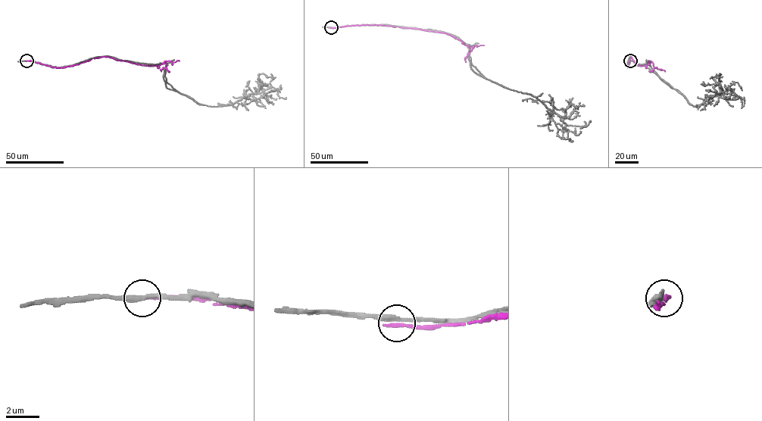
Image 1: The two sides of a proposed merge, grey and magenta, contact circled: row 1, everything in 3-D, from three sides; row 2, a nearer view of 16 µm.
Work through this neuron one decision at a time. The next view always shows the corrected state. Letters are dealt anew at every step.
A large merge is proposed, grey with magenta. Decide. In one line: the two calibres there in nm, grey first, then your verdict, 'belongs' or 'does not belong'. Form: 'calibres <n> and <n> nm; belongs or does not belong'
calibres 280 and 240 nm; does not belong

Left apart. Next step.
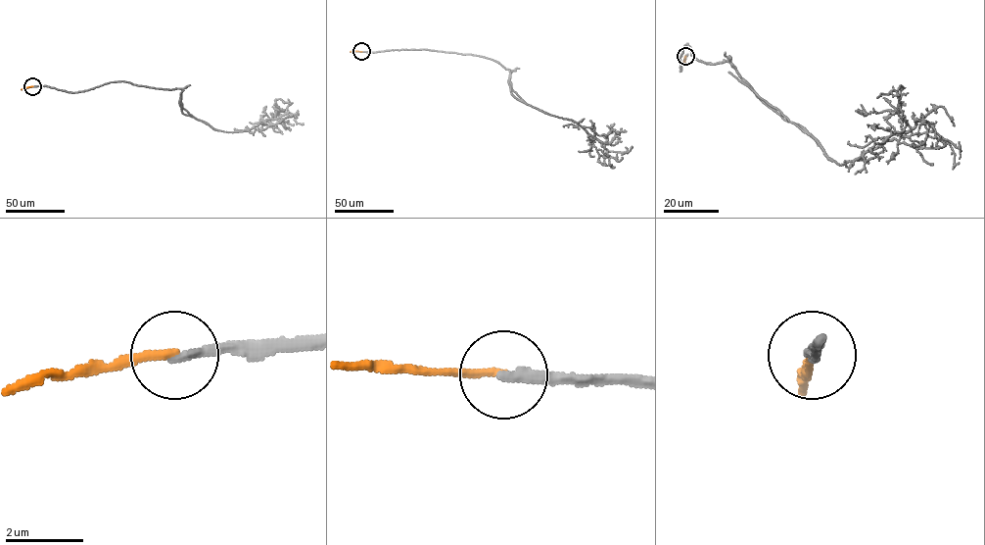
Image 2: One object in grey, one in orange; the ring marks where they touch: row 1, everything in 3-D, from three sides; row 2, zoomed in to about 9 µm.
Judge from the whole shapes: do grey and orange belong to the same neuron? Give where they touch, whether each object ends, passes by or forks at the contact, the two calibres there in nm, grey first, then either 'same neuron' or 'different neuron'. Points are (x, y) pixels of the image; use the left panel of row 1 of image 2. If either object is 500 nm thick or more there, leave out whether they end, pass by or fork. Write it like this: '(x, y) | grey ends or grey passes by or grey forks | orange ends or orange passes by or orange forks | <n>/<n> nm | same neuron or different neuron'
(32, 86) | grey ends | orange ends | 280/200 nm | different neuron

